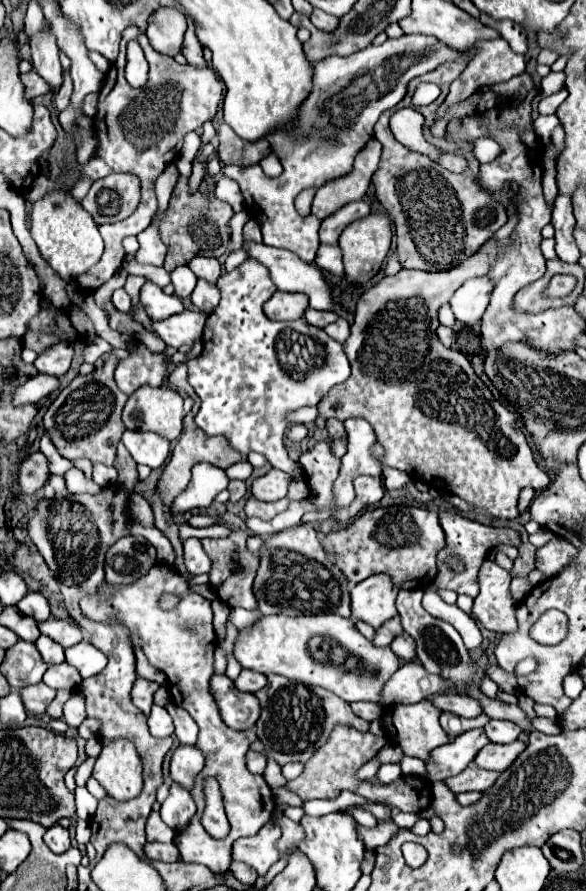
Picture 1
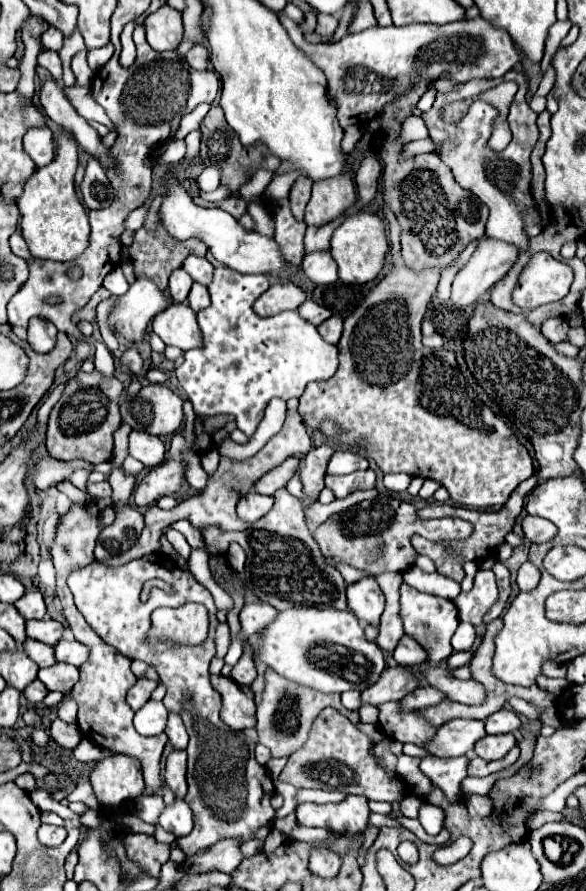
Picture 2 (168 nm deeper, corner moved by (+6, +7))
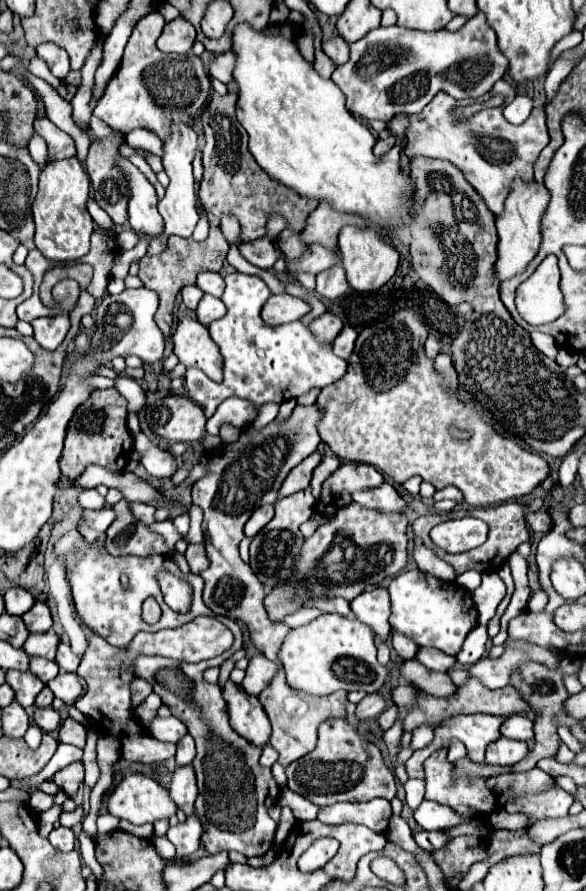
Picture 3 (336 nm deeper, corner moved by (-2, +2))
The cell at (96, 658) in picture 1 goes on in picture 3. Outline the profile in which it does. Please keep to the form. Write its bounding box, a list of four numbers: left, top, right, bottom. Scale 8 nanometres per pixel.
[56,642,80,672]

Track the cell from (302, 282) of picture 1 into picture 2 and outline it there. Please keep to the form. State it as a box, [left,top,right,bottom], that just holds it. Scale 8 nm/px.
[160,173,294,281]

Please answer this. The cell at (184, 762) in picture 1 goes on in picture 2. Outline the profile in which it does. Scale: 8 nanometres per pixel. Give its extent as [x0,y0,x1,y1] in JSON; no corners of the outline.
[164,749,186,797]

